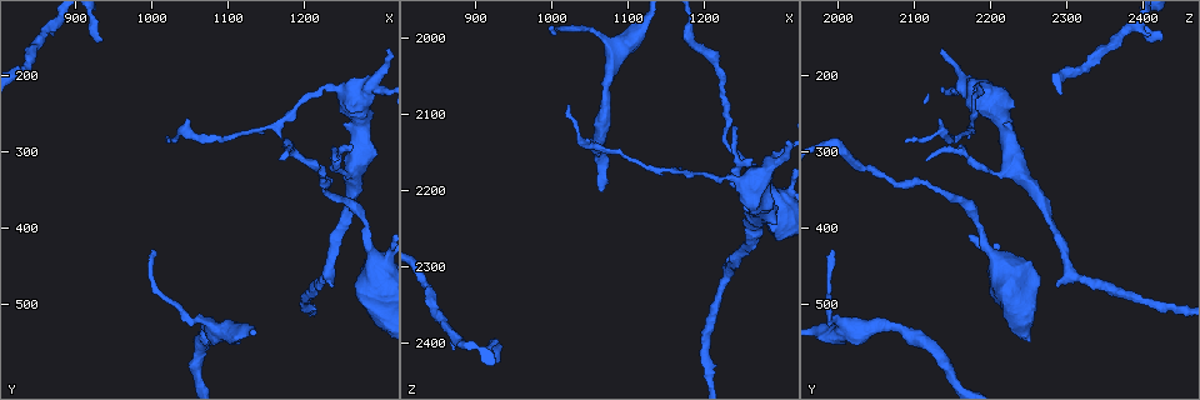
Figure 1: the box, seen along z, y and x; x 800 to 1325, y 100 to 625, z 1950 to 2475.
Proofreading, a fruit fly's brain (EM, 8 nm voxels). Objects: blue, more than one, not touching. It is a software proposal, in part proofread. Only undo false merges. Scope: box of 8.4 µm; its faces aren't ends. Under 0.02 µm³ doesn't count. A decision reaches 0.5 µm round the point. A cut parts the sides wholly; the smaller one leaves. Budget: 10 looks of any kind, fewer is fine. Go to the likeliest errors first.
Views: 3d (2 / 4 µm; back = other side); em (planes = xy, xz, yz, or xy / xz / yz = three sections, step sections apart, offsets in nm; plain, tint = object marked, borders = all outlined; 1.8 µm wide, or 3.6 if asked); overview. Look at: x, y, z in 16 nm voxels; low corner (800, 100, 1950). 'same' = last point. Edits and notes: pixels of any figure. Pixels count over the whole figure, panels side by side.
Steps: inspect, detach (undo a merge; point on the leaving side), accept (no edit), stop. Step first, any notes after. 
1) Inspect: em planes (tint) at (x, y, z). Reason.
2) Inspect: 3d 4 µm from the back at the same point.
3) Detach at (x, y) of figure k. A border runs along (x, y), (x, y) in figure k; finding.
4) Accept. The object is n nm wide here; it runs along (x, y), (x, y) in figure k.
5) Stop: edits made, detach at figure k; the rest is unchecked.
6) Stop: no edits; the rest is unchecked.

Inspect: 3d 4 µm at (1275, 215, 2180). Small branch off a trunk.

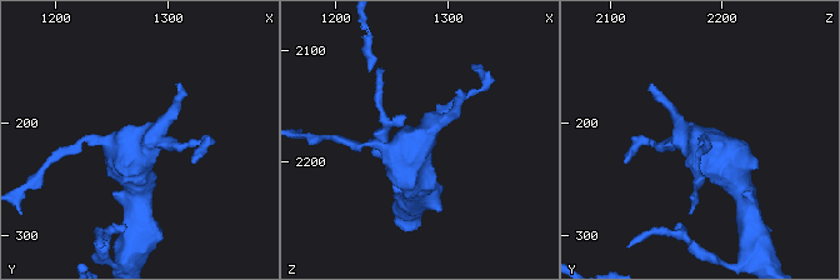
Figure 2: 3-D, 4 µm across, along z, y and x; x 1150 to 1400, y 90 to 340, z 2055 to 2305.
Inspect: em 3.6 µm planes (tint) at (1272, 218, 2182). 4 arms meet here.

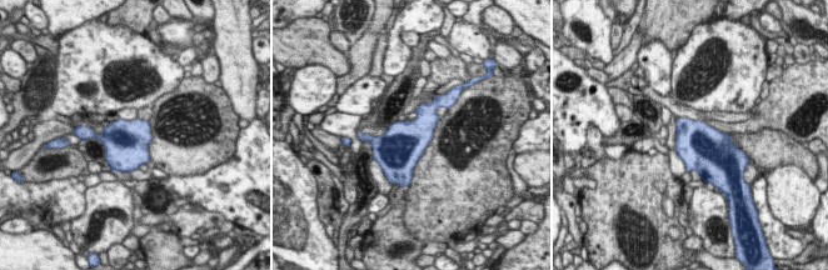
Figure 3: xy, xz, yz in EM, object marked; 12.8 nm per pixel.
Accept. All the same cell.

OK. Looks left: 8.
Inspect: em xz step 8 (tint) at (1290, 430, 2205). A narrow waist.

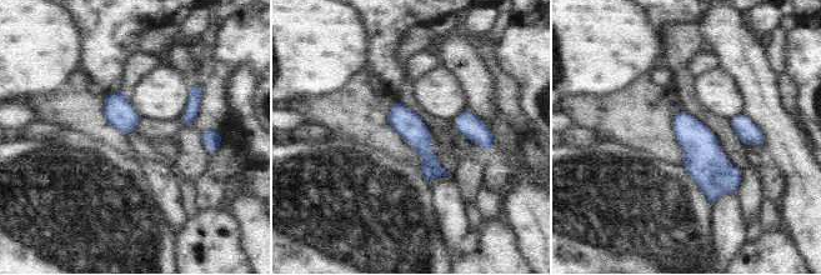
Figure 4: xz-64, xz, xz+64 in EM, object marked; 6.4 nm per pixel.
Accept. One cell here.

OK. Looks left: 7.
Inspect: 3d 2 µm from the back at (1270, 320, 2235). Three-way junction.

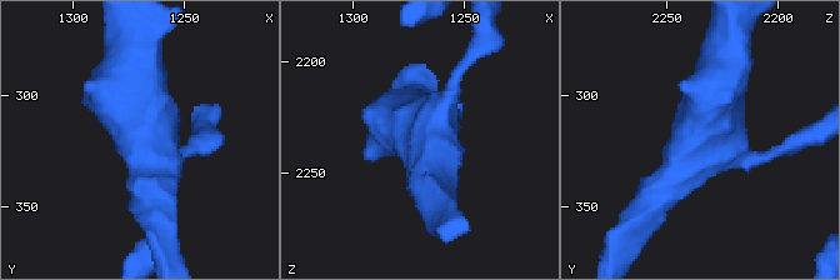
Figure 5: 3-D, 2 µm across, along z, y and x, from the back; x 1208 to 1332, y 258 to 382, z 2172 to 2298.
Inspect: em planes (plain) at (1266, 317, 2233). 3 arms meet here.

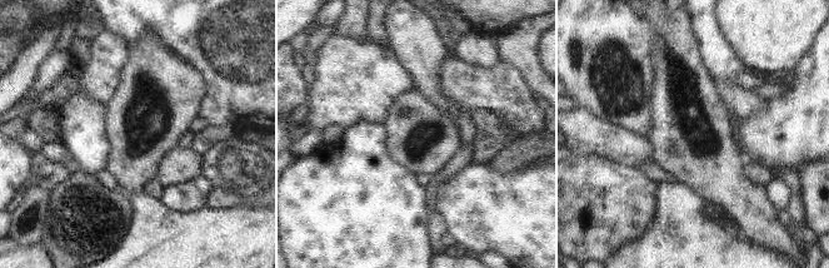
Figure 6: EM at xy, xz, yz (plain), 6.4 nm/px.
Inspect: em planes (tint) at the same point.

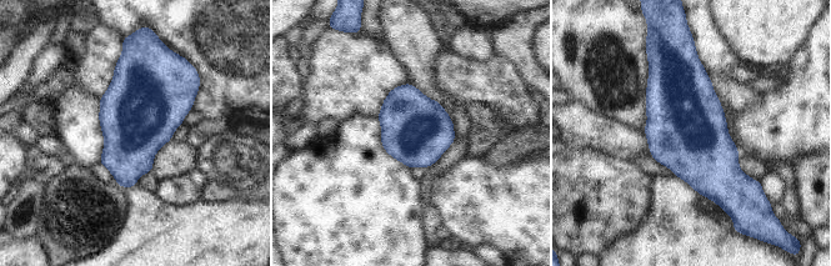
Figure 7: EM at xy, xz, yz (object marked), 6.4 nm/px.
Accept. The object is 440 nm wide here; one cell here.

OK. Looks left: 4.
Inspect: 3d 4 µm at (1085, 540, 2020). Sudden change in width.

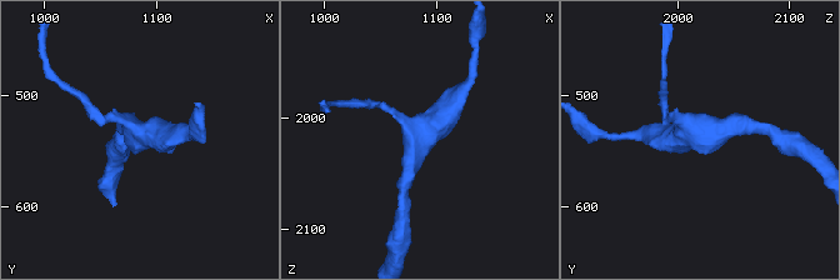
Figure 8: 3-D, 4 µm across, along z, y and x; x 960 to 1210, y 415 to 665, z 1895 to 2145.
Inspect: em 3.6 µm xz step 8 (tint) at (1084, 538, 2020). Need the tissue.

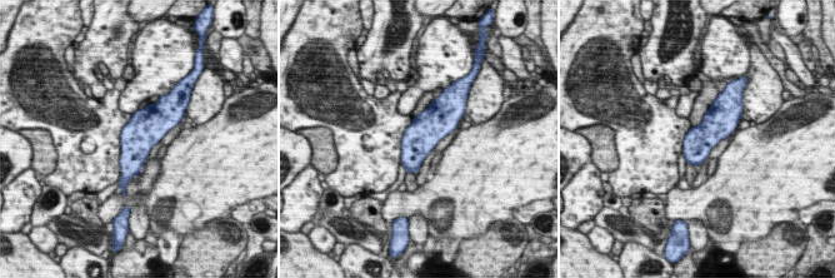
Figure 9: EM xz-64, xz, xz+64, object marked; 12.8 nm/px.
Inspect: em 3.6 µm planes (tint) at the same point.

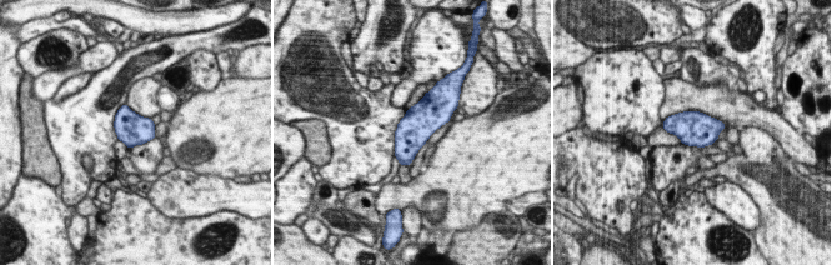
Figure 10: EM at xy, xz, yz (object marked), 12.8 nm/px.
Accept. One cell here.

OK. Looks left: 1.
Stop: no edits; the rest is unchecked.

